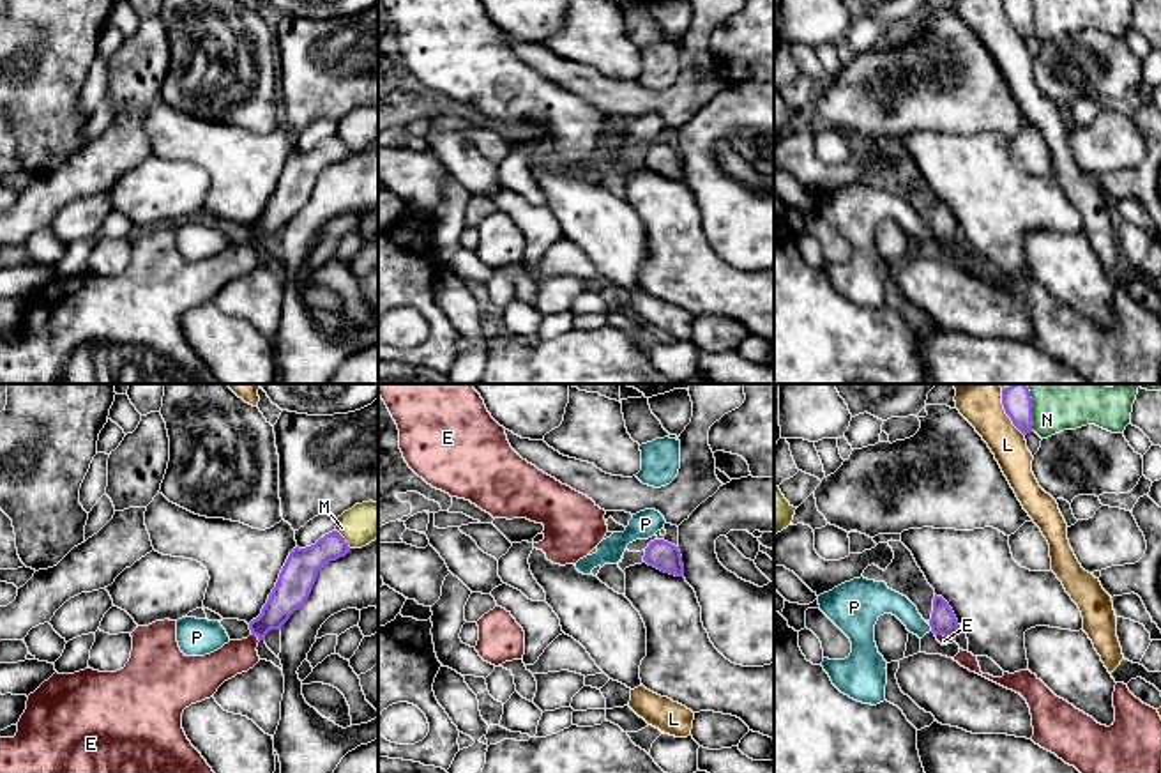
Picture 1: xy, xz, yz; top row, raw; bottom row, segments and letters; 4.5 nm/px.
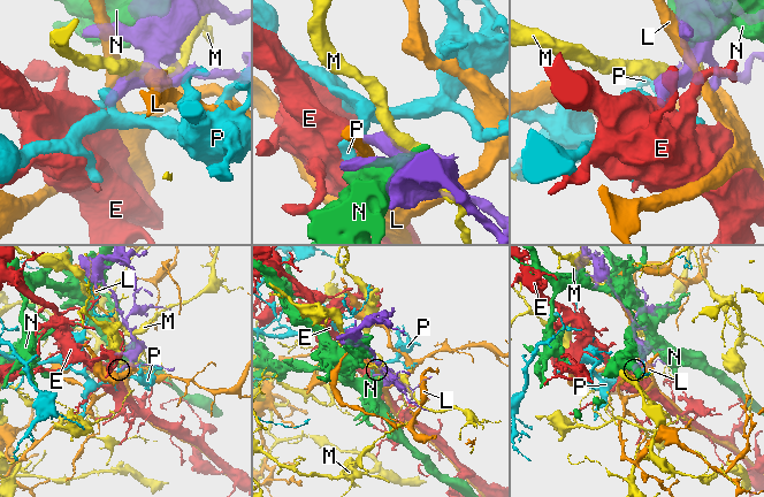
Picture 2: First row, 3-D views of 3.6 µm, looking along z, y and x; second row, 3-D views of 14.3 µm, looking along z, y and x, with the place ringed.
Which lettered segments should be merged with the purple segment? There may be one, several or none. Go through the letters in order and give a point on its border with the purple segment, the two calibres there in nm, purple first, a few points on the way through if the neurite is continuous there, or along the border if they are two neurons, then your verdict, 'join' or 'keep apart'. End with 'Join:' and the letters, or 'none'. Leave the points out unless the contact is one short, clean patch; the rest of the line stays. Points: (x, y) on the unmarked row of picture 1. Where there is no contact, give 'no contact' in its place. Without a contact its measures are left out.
E: meets purple in xy at (257, 239); 160 nm thick on the purple side, 150 nm on the other; runs through xy (290, 197), (257, 239), (237, 260); join
L: meets purple in yz at (1008, 18); 110 nm thick on the purple side, 170 nm on the other; border along yz (1001, 0), (1004, 16), (1024, 39); keep apart
M: meets purple in xy at (343, 142); 160 nm thick on the purple side, 180 nm on the other; keep apart
N: meets purple in yz at (1031, 18); 110 nm thick on the purple side, 180 nm on the other; keep apart
P: meets purple in yz at (932, 232); 120 nm thick on the purple side, 120 nm on the other; border along yz (928, 229), (932, 234); keep apart
Join: E

